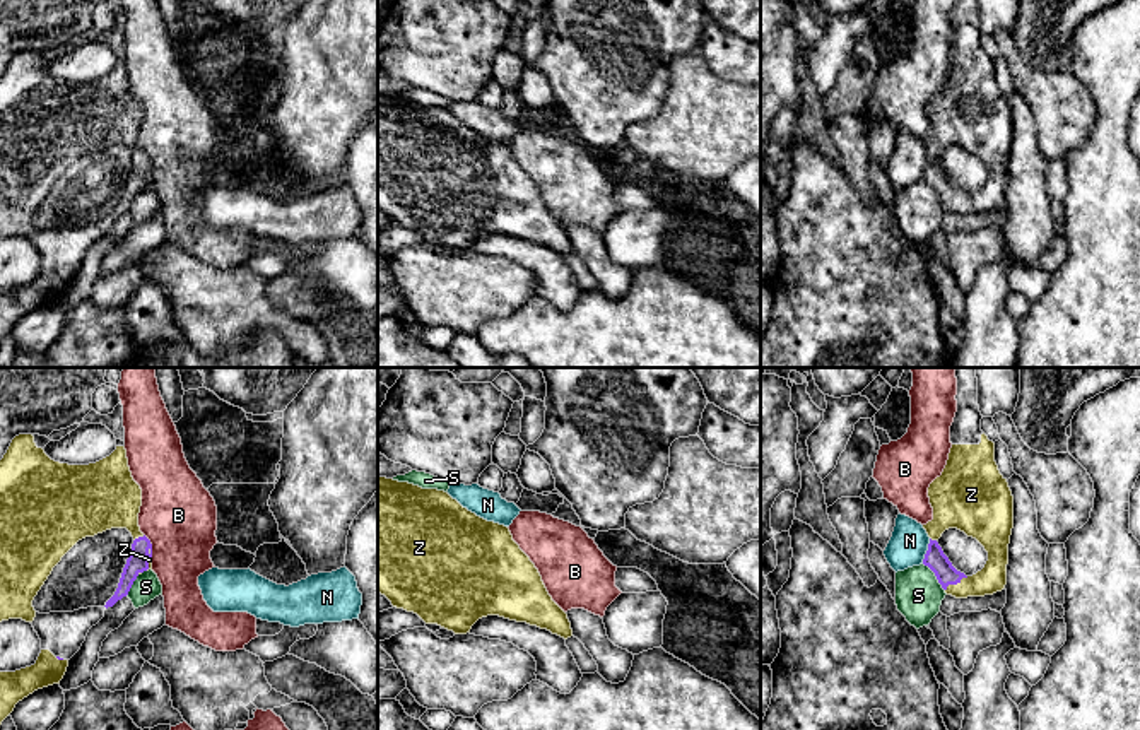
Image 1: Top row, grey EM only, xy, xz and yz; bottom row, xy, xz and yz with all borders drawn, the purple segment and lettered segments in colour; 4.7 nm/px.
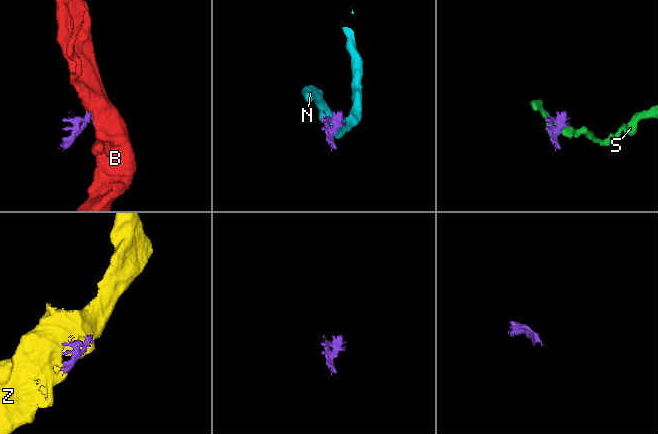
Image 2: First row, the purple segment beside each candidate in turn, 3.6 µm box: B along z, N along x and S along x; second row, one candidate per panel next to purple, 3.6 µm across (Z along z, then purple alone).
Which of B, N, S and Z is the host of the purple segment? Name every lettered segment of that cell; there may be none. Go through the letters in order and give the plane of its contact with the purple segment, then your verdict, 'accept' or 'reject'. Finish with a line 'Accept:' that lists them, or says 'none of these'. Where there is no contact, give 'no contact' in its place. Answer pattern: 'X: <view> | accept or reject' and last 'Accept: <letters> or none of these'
B: xy | reject
N: yz | reject
S: yz | reject
Z: yz | accept
Accept: Z

